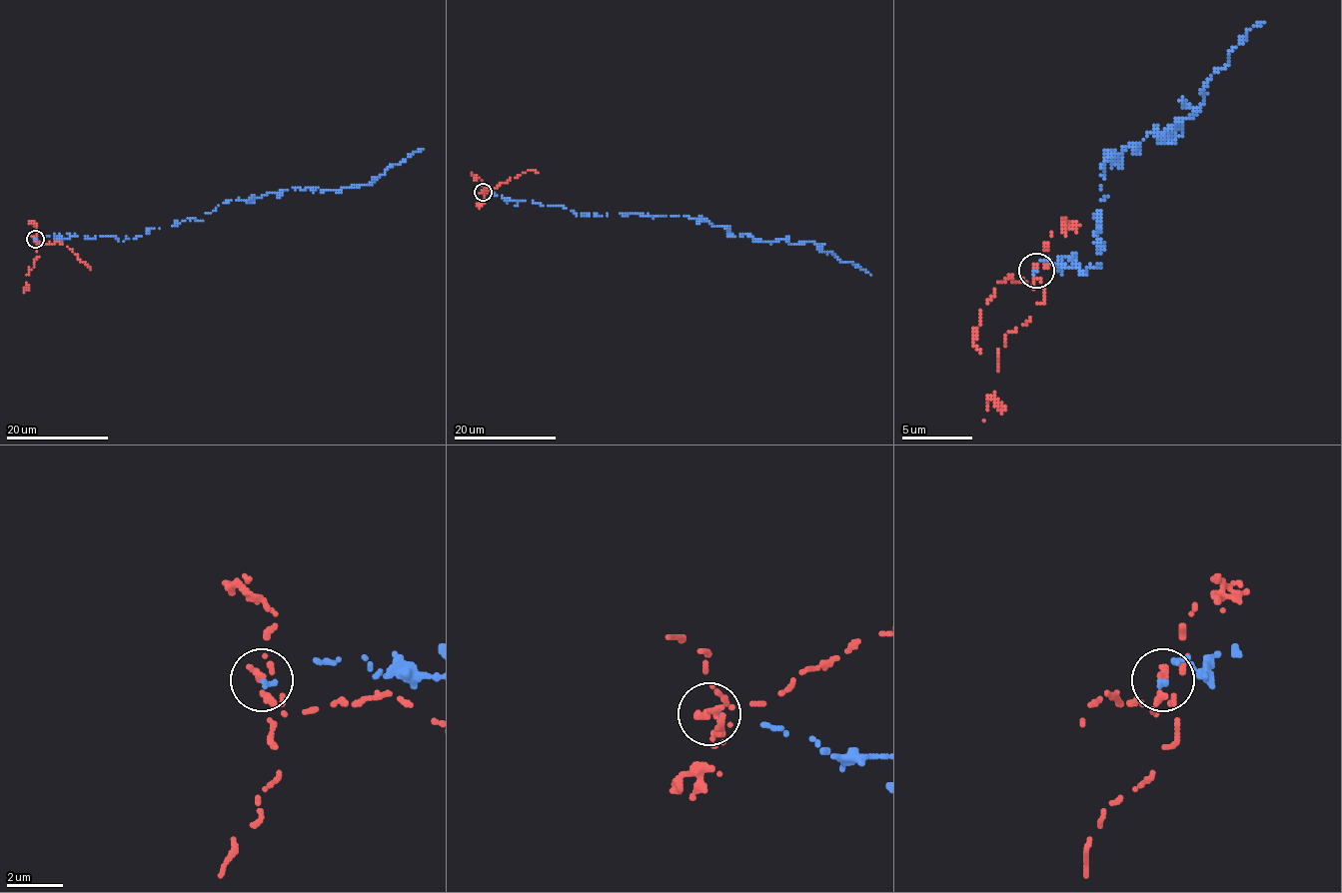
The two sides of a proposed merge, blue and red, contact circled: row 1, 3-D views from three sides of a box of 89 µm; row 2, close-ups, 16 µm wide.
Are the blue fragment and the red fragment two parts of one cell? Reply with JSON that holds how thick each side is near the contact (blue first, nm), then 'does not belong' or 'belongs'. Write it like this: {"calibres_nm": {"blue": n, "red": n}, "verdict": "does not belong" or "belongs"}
{"calibres_nm": {"blue": 180, "red": 240}, "verdict": "does not belong"}

